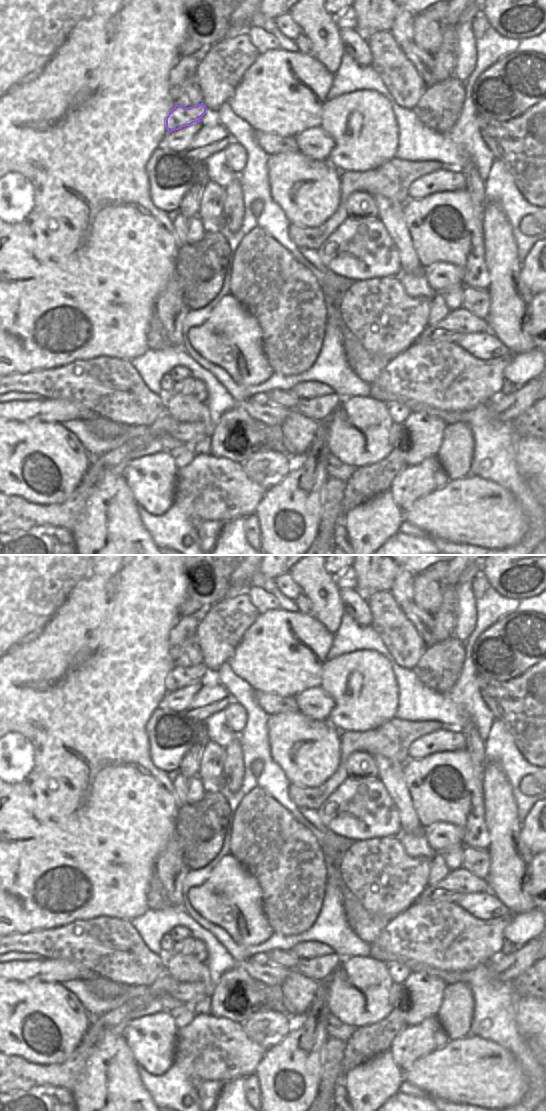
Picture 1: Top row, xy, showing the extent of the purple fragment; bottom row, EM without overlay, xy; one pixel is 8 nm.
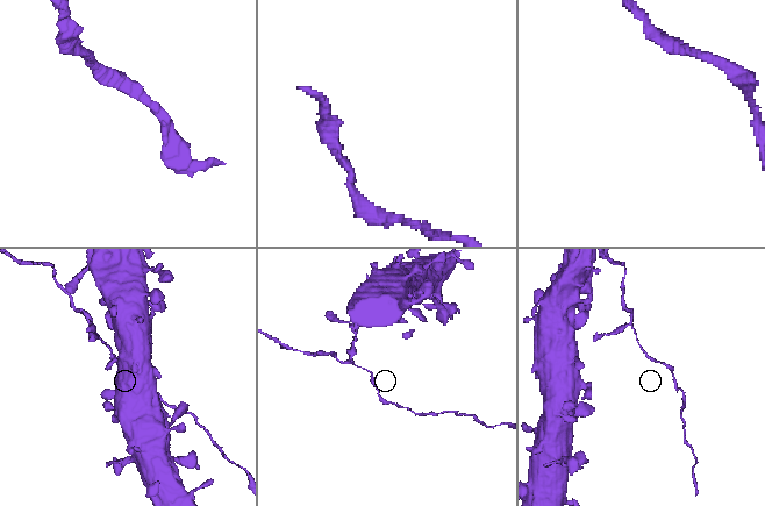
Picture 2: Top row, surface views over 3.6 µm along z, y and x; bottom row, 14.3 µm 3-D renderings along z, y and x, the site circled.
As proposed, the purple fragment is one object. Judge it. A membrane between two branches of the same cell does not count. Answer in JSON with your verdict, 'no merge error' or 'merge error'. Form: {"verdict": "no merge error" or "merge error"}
{"verdict": "merge error"}

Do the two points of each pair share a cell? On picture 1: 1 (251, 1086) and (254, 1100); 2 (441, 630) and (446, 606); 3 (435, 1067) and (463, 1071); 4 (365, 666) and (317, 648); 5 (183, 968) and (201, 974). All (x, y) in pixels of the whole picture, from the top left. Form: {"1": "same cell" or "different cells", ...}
{"1": "same cell", "2": "same cell", "3": "same cell", "4": "different cells", "5": "same cell"}

